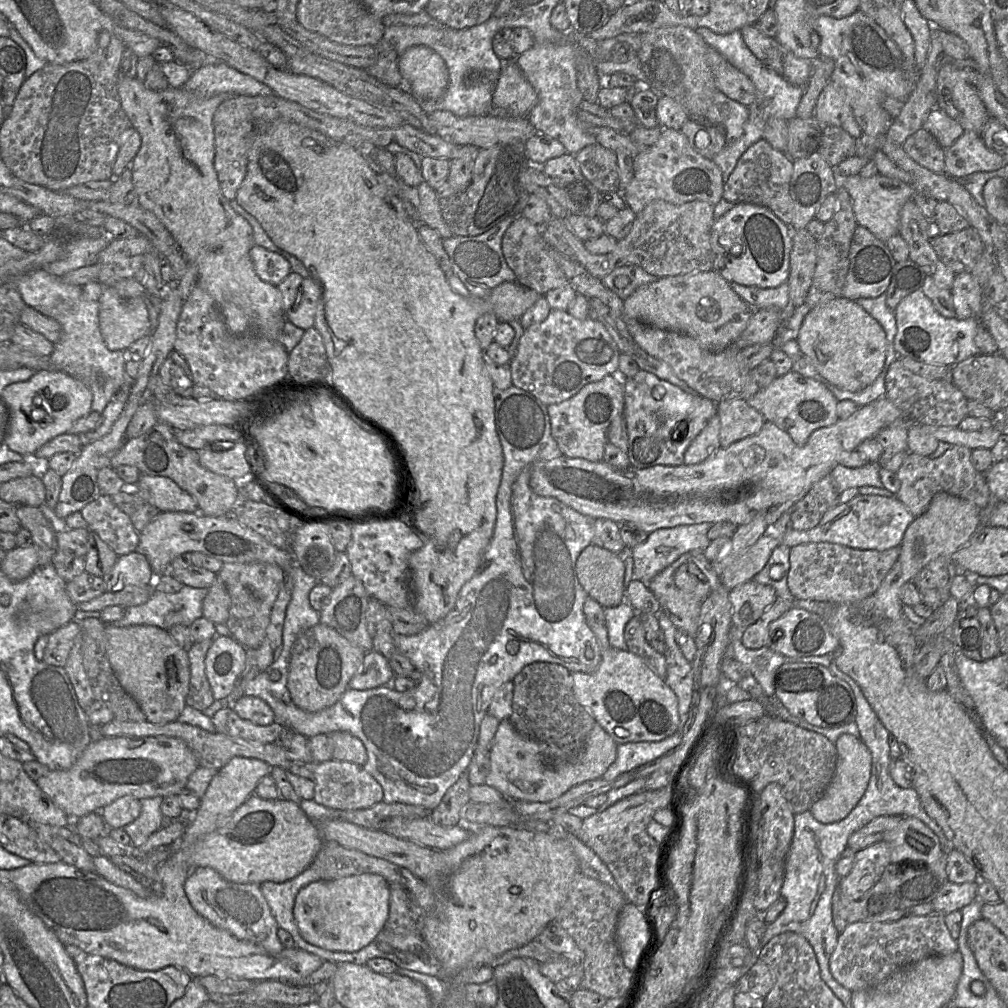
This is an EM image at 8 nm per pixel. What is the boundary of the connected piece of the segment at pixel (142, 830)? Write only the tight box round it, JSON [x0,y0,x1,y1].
[123,796,166,849]

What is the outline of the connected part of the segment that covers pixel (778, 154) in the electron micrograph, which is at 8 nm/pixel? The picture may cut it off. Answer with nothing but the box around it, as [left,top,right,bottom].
[723,139,793,226]

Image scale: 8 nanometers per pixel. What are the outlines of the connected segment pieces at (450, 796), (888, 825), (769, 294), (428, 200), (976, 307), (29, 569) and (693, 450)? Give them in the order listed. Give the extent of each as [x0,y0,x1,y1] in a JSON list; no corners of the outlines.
[[430,771,470,826],[848,816,900,852],[731,282,789,311],[417,180,453,239],[950,272,984,320],[1,544,39,581],[684,414,720,465]]

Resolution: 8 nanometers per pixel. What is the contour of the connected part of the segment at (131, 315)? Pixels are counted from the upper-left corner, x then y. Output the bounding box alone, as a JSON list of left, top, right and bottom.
[99,287,150,350]

